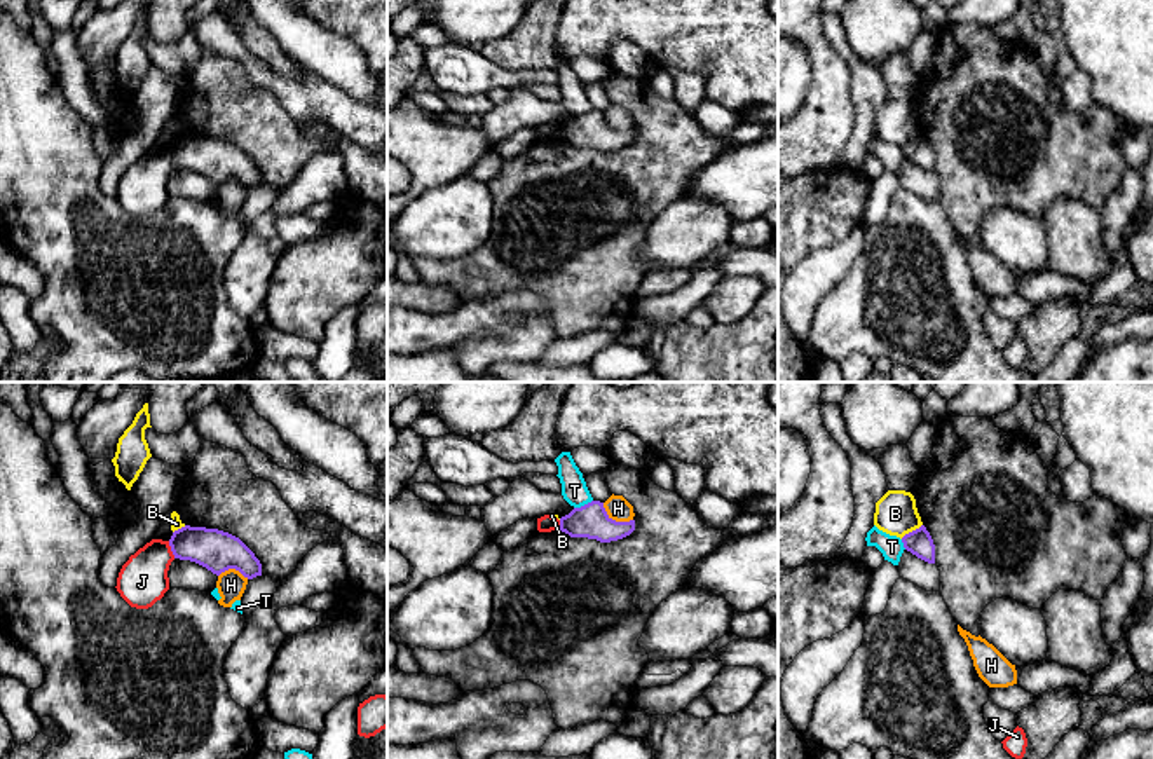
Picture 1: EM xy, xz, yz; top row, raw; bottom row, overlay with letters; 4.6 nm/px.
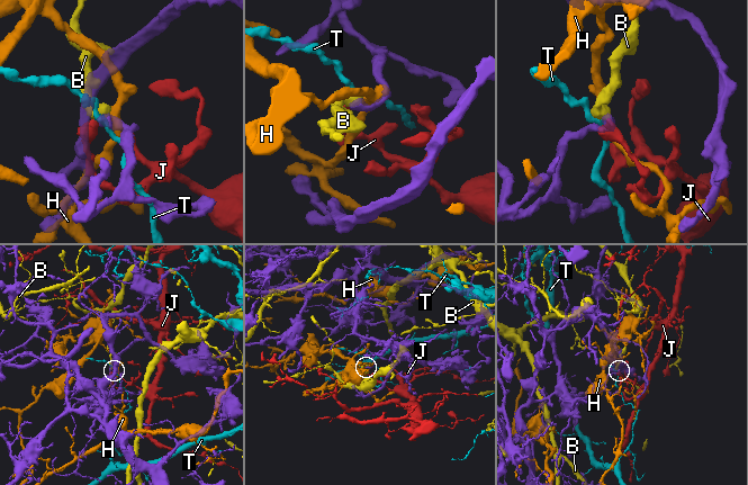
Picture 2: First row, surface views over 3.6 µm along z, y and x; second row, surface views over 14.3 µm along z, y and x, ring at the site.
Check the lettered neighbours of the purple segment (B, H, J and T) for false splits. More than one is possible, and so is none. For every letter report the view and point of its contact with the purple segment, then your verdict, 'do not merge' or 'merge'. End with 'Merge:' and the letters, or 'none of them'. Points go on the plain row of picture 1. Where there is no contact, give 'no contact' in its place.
B: meets purple in yz at (913, 140); do not merge
H: meets purple in xz at (614, 129); do not merge
J: meets purple in xy at (171, 159); do not merge
T: meets purple in xz at (585, 114); do not merge
Merge: none of them

